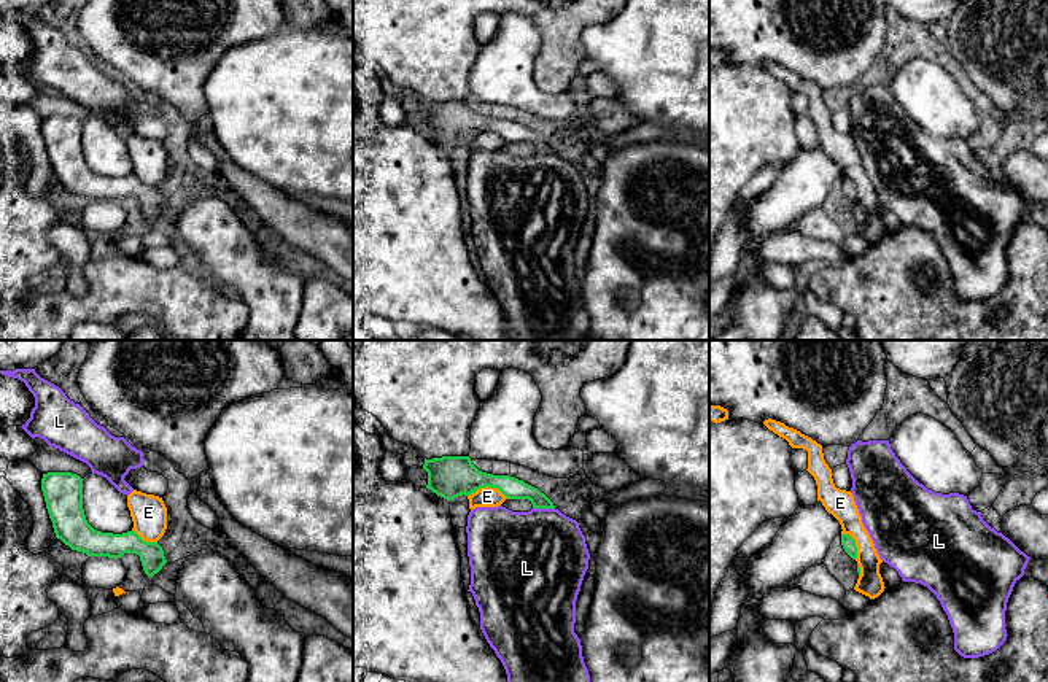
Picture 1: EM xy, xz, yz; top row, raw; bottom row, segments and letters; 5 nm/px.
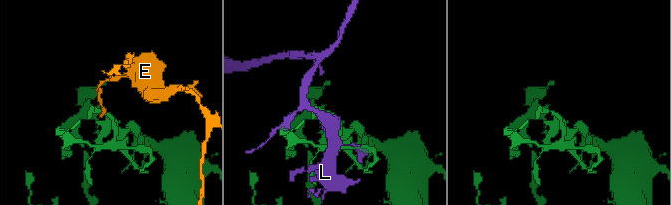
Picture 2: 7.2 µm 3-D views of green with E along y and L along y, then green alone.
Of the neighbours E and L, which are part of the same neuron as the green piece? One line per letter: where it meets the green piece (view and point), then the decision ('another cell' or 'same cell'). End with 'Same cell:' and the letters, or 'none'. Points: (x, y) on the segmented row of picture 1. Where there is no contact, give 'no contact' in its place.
E: xz (489, 485) | another cell
L: xz (544, 507) | another cell
Same cell: none

